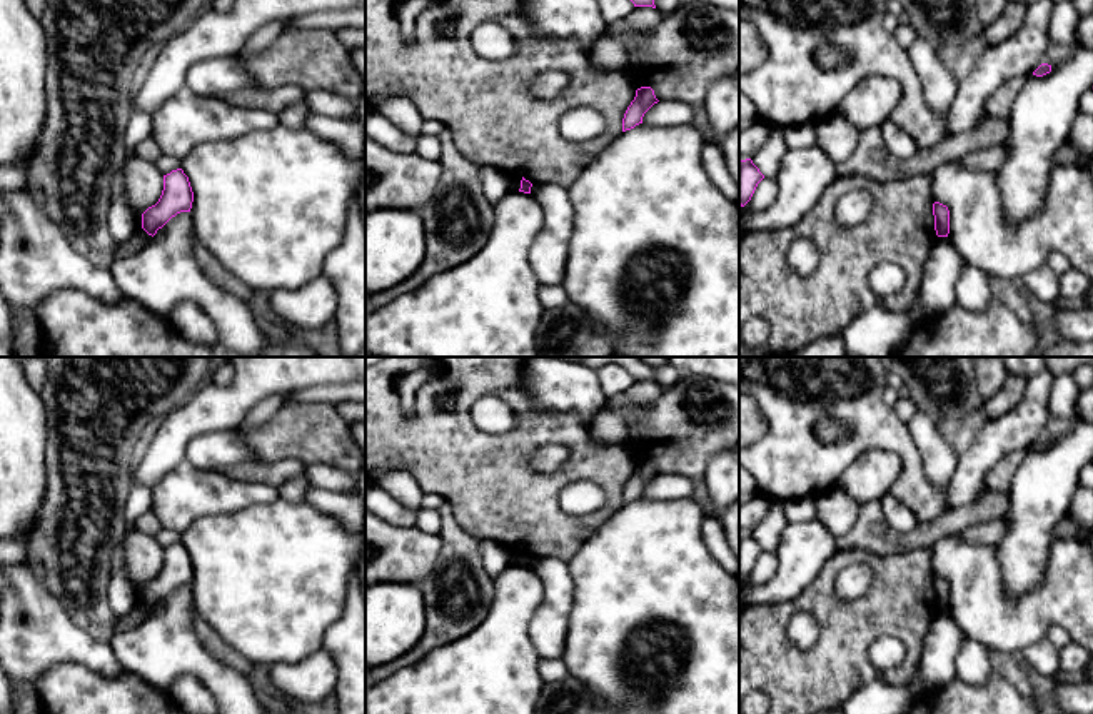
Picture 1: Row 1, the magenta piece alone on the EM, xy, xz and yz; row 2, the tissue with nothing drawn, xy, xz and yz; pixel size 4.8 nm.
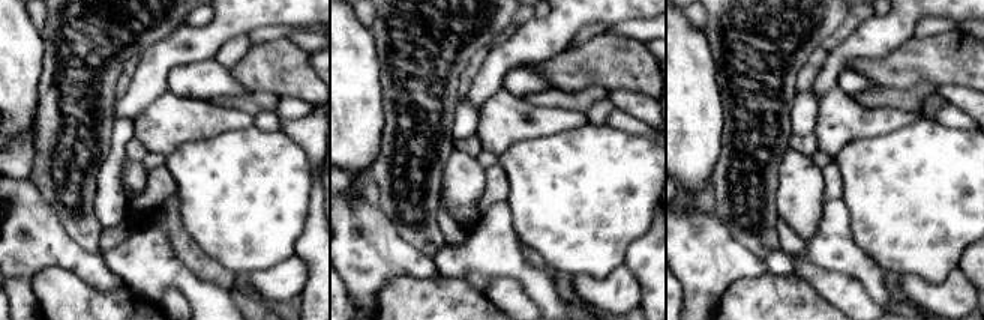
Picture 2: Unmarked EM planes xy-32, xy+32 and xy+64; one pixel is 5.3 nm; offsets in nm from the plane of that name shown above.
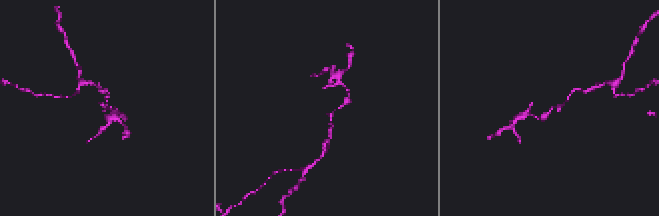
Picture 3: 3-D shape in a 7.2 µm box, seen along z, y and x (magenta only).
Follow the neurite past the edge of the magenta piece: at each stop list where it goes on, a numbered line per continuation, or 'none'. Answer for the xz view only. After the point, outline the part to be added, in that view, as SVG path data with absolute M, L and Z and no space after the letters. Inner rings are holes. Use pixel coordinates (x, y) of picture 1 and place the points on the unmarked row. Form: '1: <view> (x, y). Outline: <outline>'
none

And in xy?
none

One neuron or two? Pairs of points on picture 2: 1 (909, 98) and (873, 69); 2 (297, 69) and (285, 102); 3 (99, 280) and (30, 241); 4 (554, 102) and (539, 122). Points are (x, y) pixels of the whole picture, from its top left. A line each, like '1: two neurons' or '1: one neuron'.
1: two neurons
2: two neurons
3: one neuron
4: two neurons

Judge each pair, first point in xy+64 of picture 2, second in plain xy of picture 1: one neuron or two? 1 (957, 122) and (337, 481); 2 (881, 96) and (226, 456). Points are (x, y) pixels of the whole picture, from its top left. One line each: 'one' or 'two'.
1: two
2: two

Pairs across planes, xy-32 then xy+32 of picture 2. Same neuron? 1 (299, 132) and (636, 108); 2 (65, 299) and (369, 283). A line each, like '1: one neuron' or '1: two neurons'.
1: two neurons
2: two neurons

